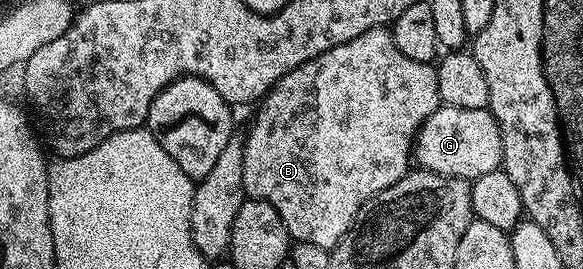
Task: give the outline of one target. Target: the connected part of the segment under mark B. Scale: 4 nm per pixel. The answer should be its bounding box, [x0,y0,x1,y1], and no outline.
[243,26,441,251]

